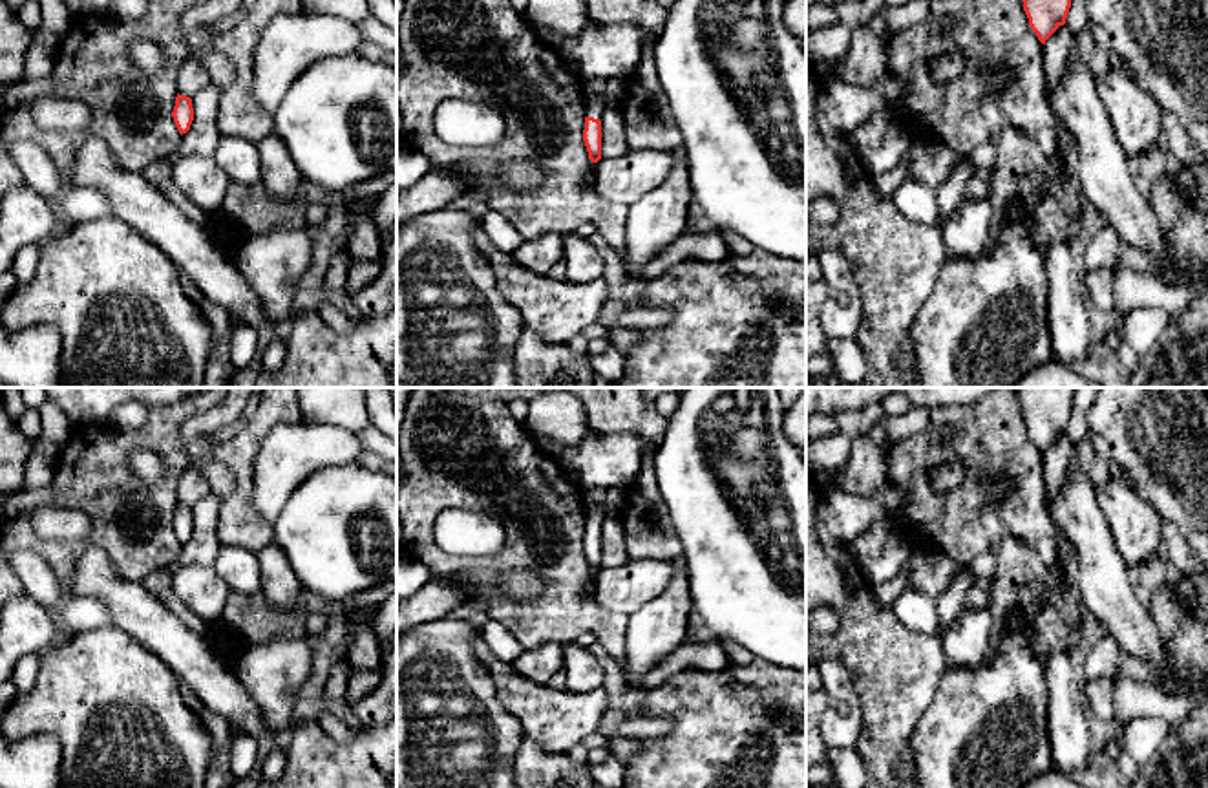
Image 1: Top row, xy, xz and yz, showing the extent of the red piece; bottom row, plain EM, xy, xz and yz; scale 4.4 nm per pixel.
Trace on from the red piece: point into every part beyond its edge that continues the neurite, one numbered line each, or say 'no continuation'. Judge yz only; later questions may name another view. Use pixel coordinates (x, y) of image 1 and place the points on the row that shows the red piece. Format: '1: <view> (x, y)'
no continuation

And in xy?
no continuation

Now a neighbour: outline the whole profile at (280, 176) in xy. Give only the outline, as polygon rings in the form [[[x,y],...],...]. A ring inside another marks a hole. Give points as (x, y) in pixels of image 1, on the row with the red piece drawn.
[[[270,130],[256,144],[261,161],[260,183],[280,201],[294,199],[303,176],[294,165],[283,141],[274,133],[274,130]]]

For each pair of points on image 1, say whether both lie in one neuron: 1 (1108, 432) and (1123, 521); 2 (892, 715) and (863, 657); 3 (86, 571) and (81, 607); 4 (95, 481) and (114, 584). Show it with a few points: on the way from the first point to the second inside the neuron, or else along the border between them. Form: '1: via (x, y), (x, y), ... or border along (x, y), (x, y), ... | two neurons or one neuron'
1: border along (1132, 487), (1161, 516) | two neurons
2: via (892, 701), (892, 686), (878, 671) | one neuron
3: border along (75, 596), (95, 596), (108, 609), (114, 624) | two neurons
4: border along (94, 542), (121, 571) | two neurons

